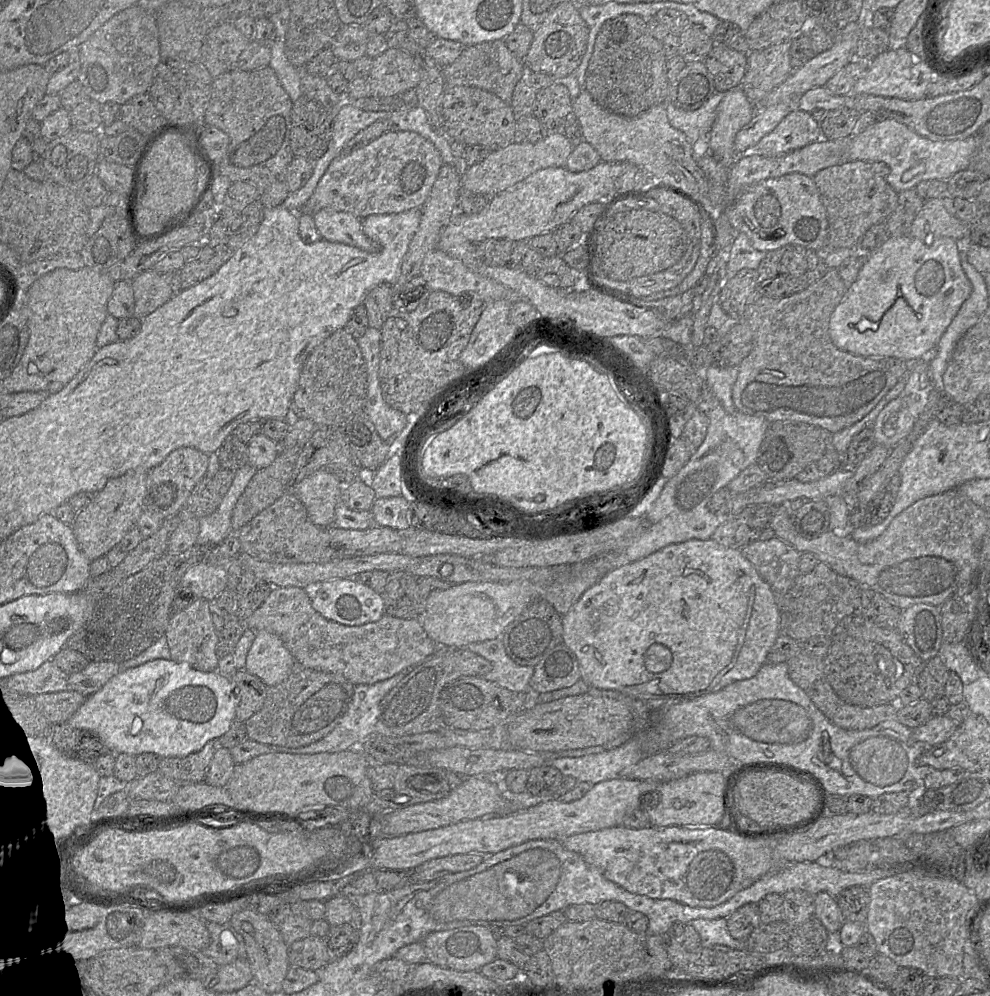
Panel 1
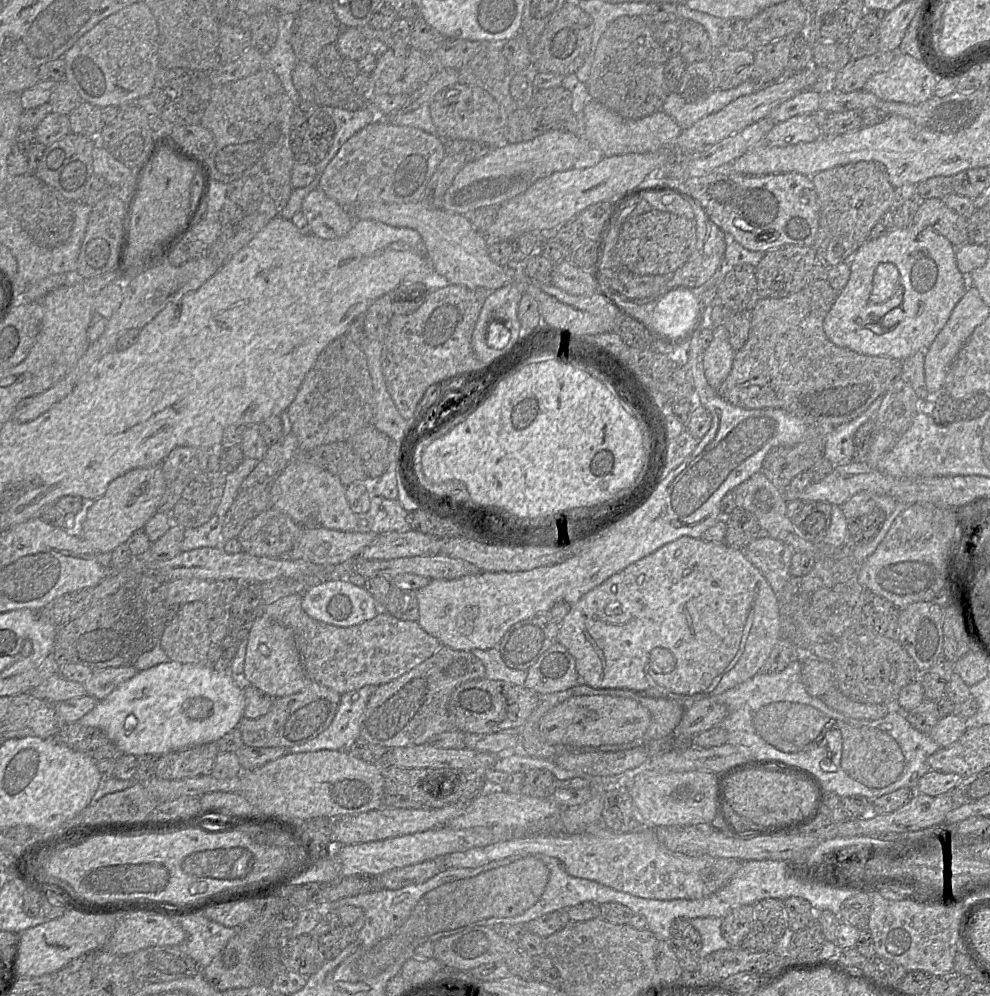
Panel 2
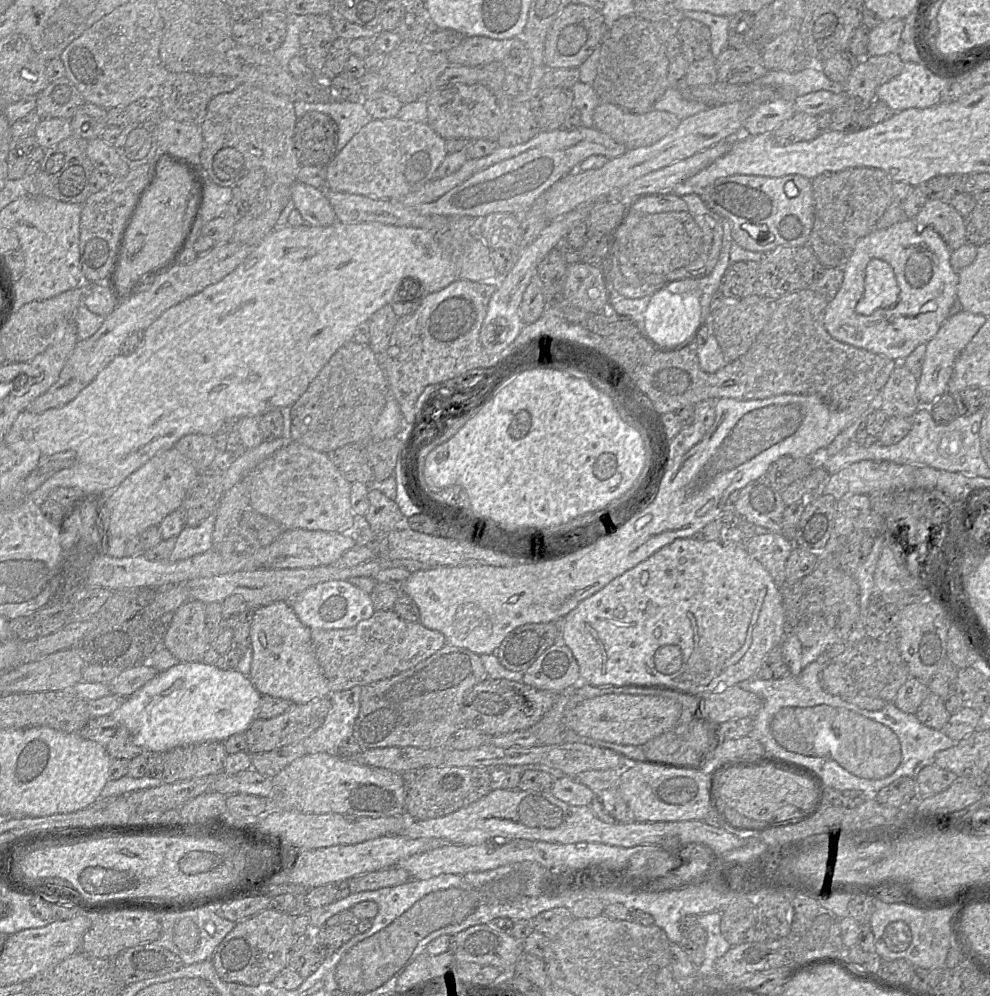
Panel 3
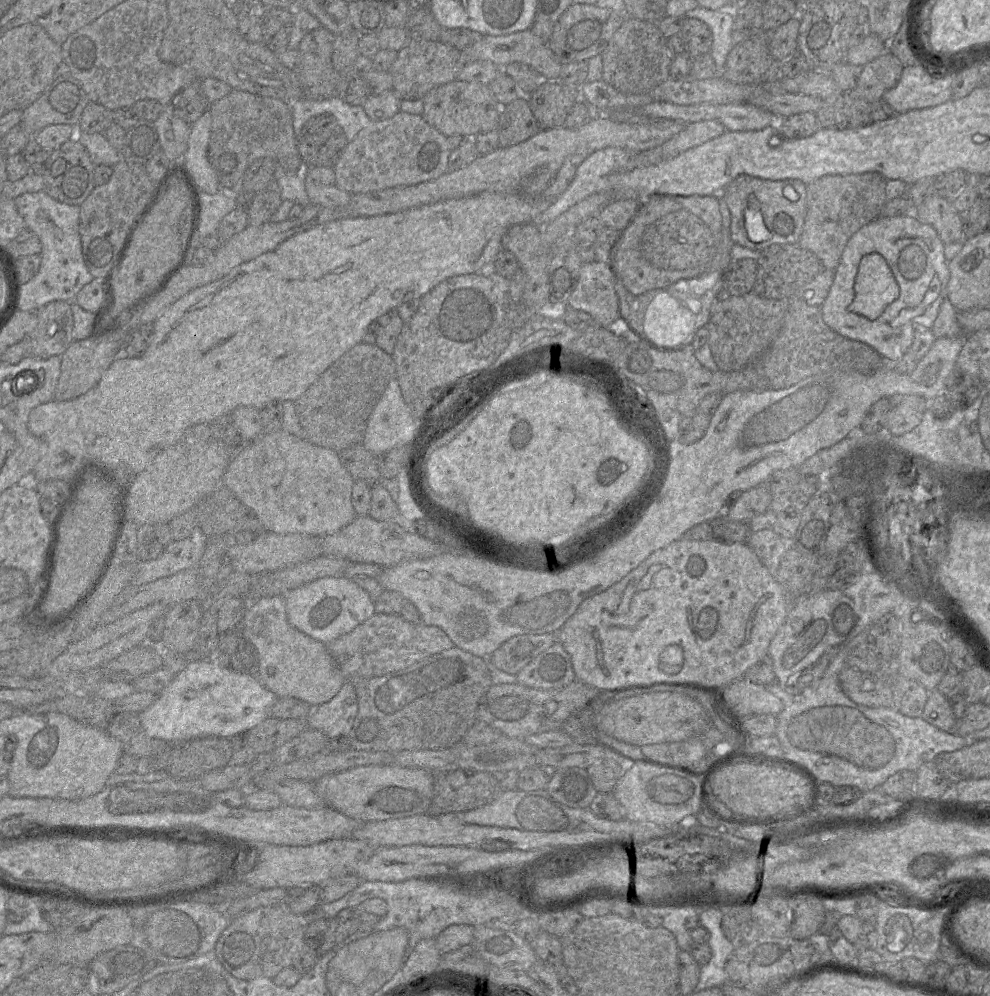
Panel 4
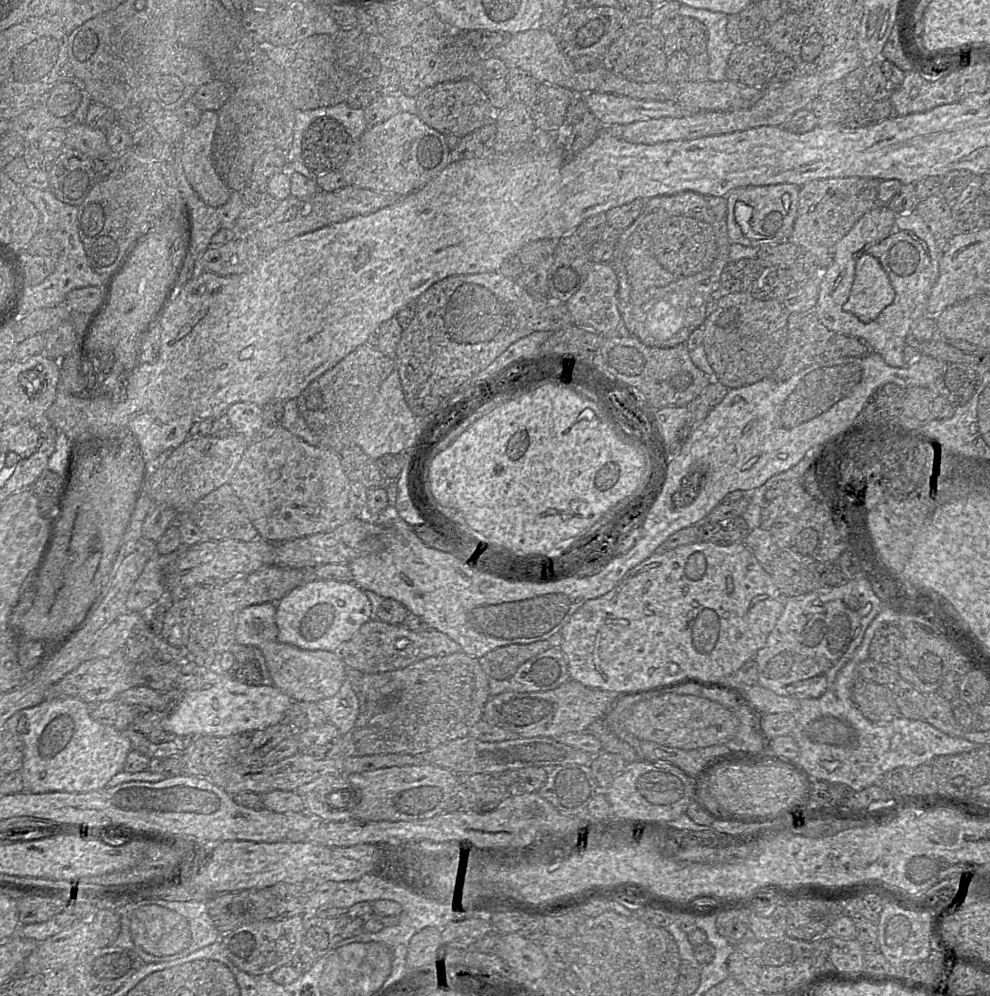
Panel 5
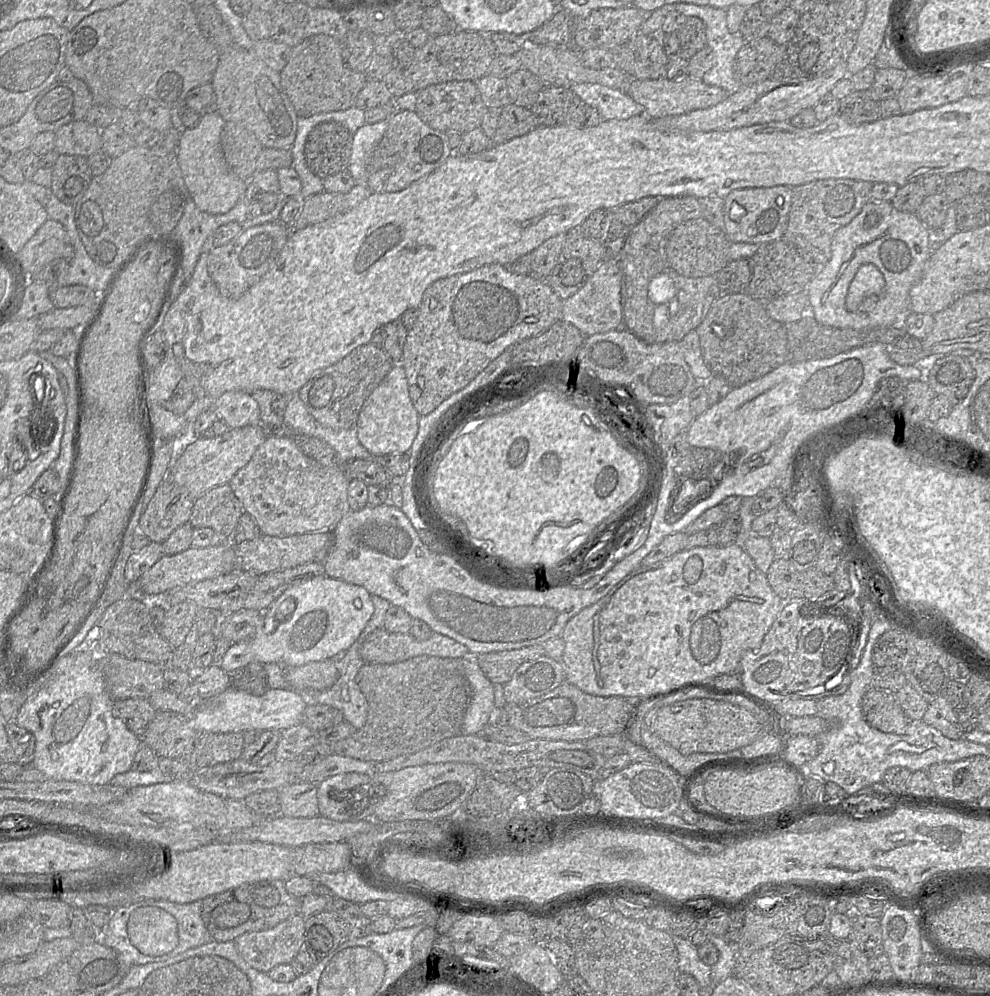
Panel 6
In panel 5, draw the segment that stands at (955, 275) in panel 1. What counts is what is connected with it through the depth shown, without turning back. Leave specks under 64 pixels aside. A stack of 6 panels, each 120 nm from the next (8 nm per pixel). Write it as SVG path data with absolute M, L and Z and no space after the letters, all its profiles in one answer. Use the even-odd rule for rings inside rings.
M878 204L864 214L837 243L832 263L819 274L819 294L814 312L830 331L865 342L890 366L904 366L903 349L912 324L927 314L931 289L939 276L940 250L924 220L915 211L897 213ZM864 254L875 257L887 273L895 291L893 302L872 322L864 323L844 310L854 281L857 260Z

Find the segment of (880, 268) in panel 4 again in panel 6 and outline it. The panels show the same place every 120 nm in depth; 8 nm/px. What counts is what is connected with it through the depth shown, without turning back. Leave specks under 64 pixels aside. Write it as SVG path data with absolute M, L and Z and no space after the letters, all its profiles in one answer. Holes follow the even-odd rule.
M863 264L855 274L846 294L845 306L860 312L859 306L868 298L879 298L885 289L885 279L873 264Z

